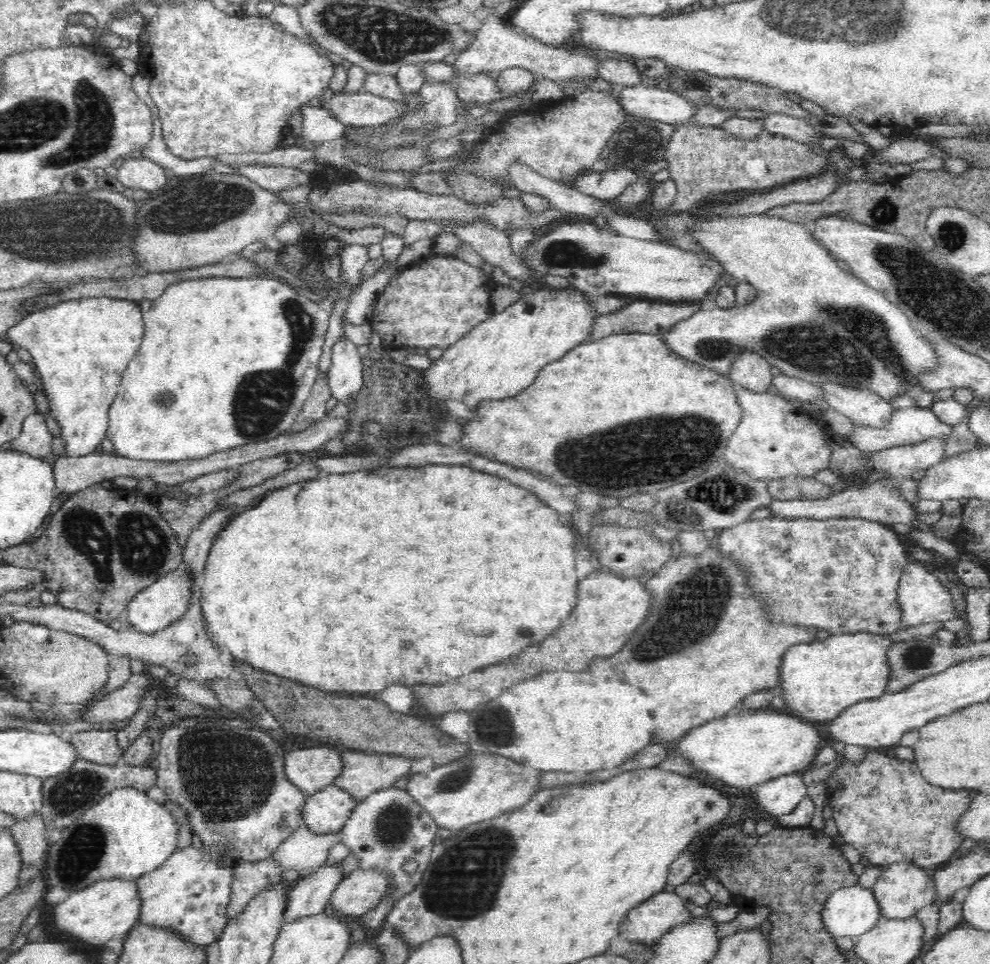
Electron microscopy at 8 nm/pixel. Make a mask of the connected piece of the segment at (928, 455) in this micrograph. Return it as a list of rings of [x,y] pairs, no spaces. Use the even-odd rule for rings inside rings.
[[[932,436],[916,444],[880,452],[876,456],[875,467],[897,479],[910,478],[915,471],[925,470],[943,460],[946,444],[947,436]]]

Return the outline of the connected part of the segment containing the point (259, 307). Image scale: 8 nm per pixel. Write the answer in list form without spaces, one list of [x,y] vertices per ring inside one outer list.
[[[263,274],[245,276],[245,277],[206,277],[190,280],[183,280],[177,283],[172,283],[166,290],[155,299],[148,311],[144,312],[143,319],[145,322],[146,336],[142,340],[140,345],[140,352],[138,356],[134,356],[134,360],[128,364],[128,368],[125,368],[122,372],[122,382],[120,382],[120,392],[118,392],[117,399],[114,400],[113,407],[109,412],[109,432],[107,437],[112,438],[115,443],[116,449],[121,452],[122,456],[142,460],[142,461],[155,461],[155,462],[176,462],[187,459],[202,458],[209,456],[210,454],[231,450],[233,448],[242,447],[248,444],[272,441],[278,439],[280,436],[290,429],[295,423],[302,407],[306,400],[309,399],[313,388],[319,380],[319,360],[321,356],[325,354],[326,334],[329,331],[329,322],[331,316],[331,310],[333,309],[334,297],[326,297],[325,299],[315,299],[308,294],[299,291],[296,287],[289,285],[284,280],[279,279],[277,276],[266,276]]]

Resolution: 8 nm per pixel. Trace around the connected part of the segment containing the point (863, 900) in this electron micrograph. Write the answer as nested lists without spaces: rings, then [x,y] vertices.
[[[856,883],[830,895],[822,918],[832,935],[852,938],[869,932],[882,916],[883,910],[873,889]]]

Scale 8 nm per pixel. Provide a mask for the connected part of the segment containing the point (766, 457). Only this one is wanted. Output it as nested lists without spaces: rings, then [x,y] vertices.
[[[740,387],[735,391],[735,401],[741,411],[741,419],[733,435],[728,438],[726,460],[742,468],[754,477],[778,479],[790,475],[812,477],[816,471],[829,468],[831,451],[823,437],[823,432],[816,427],[817,413],[805,411],[794,401],[788,401],[774,392],[756,392],[749,388]]]

